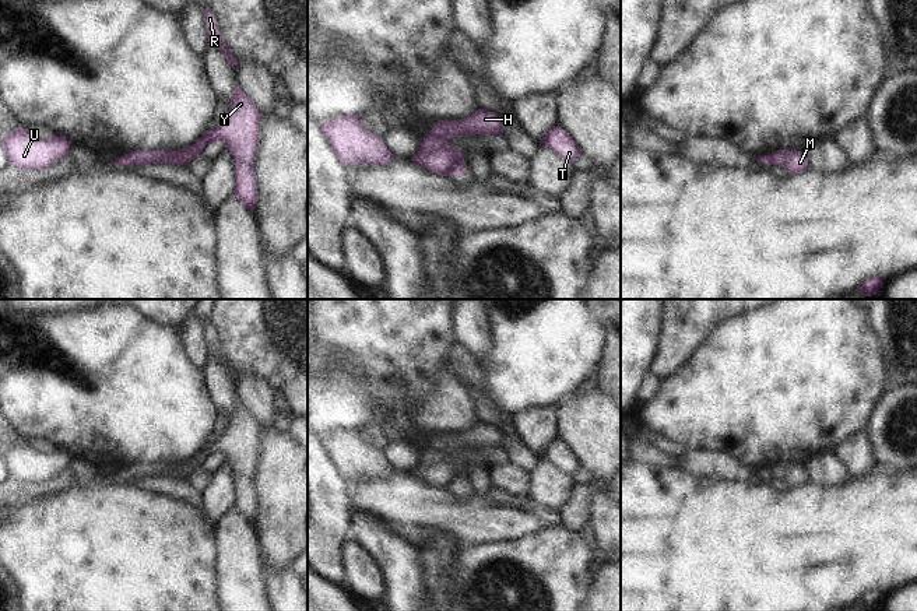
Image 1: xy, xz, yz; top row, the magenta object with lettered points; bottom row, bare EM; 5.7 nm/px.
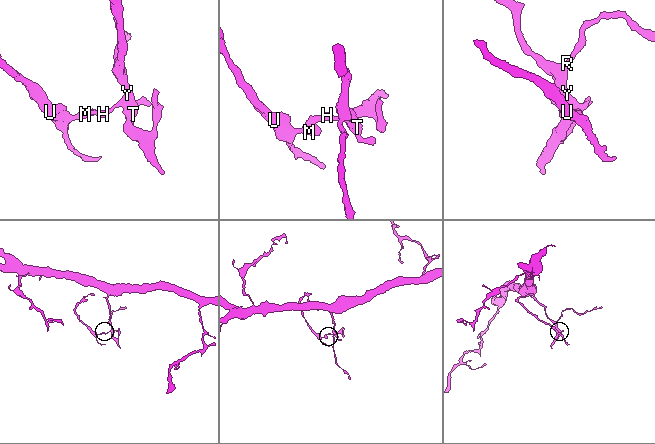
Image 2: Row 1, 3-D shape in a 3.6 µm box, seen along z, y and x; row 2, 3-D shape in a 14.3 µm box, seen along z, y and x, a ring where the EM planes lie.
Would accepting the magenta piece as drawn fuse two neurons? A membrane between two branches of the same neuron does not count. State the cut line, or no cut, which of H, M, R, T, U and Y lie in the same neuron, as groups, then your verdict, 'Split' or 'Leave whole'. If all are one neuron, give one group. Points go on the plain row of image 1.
Split along xz (432, 442), (446, 453). Groups: H R T Y / M U. Split.

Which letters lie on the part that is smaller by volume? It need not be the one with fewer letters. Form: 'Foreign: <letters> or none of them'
Foreign: M, U

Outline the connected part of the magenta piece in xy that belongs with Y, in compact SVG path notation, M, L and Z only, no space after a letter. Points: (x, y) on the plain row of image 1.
M238 400L222 435L196 457L179 464L131 464L123 468L126 478L189 477L210 456L224 456L235 474L236 498L233 509L252 526L256 522L259 503L253 491L253 473L257 464L260 426L253 414Z

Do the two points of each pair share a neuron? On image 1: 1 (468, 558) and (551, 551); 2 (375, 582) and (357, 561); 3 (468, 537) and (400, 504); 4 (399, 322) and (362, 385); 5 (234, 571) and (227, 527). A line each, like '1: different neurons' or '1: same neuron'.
1: same neuron
2: same neuron
3: same neuron
4: same neuron
5: same neuron

